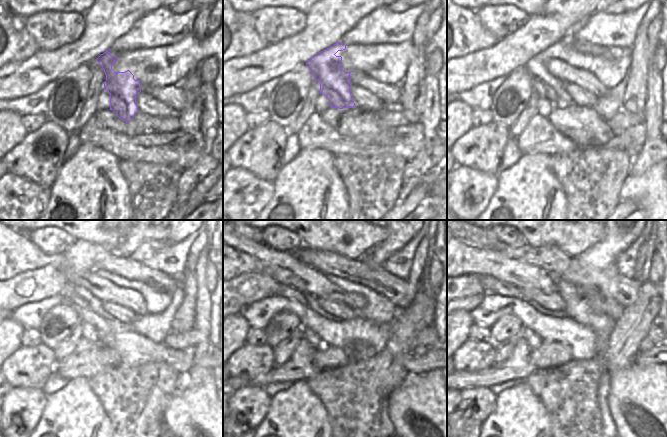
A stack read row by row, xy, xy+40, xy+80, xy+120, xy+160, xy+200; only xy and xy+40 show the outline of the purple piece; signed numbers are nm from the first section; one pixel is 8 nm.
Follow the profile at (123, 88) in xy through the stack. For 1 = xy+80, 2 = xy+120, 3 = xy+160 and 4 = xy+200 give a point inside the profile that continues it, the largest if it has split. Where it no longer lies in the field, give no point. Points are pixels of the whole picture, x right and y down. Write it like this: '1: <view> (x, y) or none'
1: xy+80 (555, 91)
2: xy+120 (76, 295)
3: xy+160 (284, 290)
4: xy+200 (491, 285)

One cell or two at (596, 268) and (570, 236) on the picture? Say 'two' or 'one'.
two

